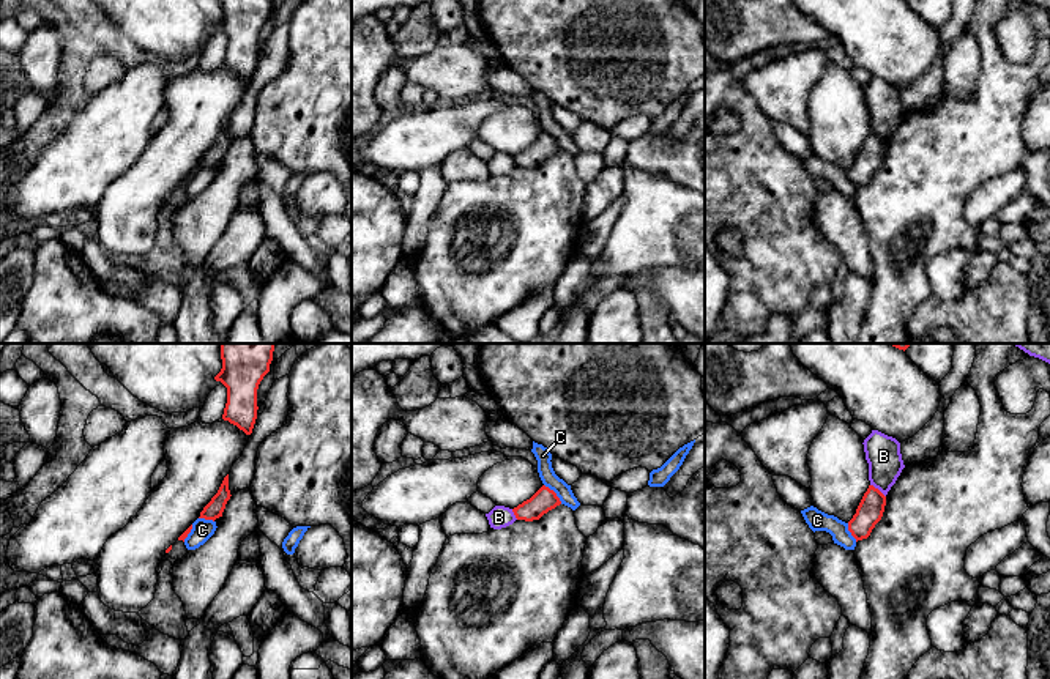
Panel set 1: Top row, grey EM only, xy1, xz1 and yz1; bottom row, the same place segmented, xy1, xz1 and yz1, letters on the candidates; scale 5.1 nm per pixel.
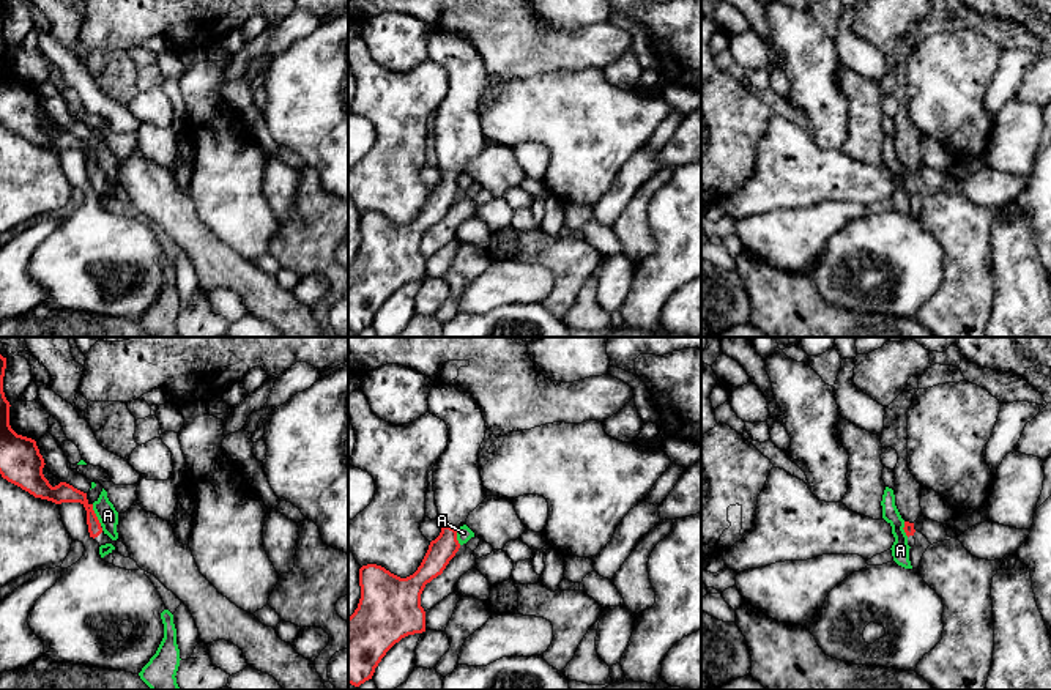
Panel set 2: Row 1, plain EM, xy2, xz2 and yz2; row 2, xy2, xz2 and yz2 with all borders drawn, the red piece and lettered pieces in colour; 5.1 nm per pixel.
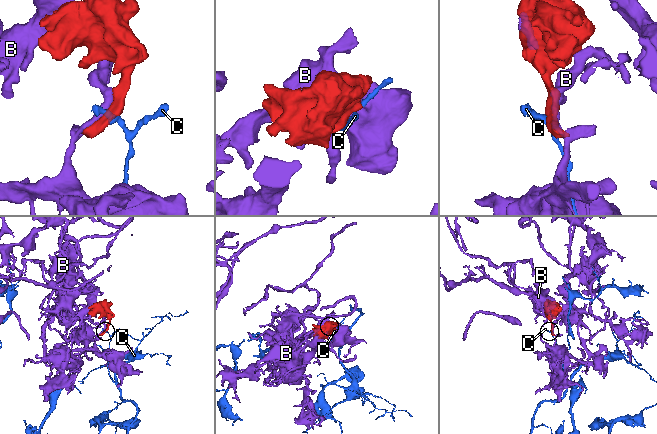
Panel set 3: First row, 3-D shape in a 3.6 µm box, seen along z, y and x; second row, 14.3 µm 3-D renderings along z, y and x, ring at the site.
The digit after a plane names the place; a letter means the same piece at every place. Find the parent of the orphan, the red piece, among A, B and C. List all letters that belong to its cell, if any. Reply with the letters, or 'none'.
none

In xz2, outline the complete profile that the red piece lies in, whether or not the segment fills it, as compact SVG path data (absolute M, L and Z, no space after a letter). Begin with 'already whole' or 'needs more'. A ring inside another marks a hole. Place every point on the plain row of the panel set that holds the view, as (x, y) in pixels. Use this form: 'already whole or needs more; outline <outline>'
needs more; outline M435 30L429 41L429 60L444 68L449 87L444 99L433 113L433 139L438 154L440 183L430 189L418 217L400 225L381 213L367 211L359 216L361 246L348 265L348 331L359 334L372 326L375 315L386 299L402 285L425 279L425 258L421 241L427 230L443 221L460 195L457 175L487 145L479 118L479 96L485 85L485 68L473 43L460 33Z

